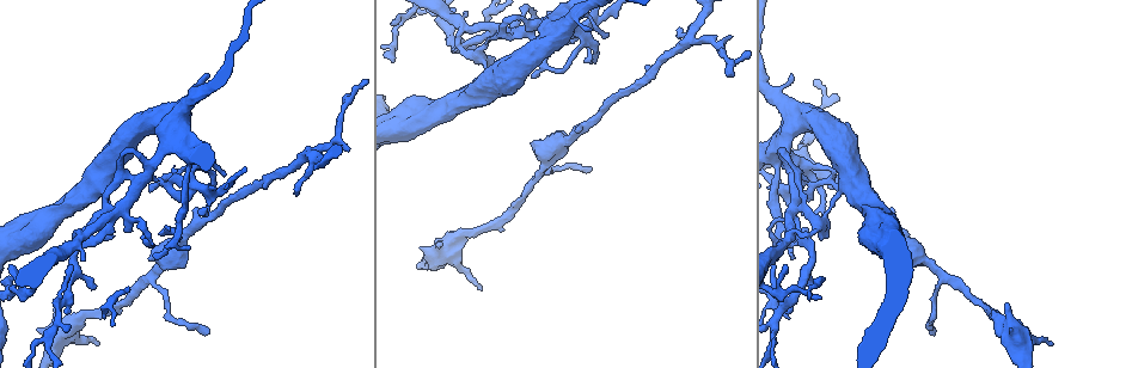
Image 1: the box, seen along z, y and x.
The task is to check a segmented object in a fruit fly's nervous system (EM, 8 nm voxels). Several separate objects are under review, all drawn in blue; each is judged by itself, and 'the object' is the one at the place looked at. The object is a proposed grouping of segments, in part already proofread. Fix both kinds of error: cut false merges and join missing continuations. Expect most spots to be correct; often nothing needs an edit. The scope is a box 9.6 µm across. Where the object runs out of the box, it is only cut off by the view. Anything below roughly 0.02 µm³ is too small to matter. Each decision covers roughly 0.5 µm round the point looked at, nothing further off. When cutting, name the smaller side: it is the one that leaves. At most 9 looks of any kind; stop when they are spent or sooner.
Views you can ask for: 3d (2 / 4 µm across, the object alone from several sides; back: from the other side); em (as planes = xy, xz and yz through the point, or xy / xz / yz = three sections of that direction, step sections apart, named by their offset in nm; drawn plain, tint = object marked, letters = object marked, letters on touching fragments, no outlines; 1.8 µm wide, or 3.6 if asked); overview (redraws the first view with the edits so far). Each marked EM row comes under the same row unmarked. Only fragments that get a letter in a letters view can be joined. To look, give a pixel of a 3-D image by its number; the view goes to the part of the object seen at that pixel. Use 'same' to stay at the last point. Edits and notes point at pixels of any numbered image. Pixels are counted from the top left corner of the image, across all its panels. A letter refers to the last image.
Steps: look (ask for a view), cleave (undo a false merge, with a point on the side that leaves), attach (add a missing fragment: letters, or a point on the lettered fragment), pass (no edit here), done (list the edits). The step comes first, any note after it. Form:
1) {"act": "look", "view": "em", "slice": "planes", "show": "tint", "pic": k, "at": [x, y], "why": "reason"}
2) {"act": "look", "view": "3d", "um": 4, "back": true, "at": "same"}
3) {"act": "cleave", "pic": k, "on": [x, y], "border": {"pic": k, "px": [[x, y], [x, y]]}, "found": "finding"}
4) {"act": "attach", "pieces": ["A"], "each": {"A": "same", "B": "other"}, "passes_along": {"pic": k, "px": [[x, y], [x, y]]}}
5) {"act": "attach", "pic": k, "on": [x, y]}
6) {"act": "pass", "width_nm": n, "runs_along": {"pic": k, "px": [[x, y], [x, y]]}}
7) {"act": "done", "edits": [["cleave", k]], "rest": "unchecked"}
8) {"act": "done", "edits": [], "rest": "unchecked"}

{"act": "look", "view": "em", "slice": "yz", "step": 8, "show": "tint", "pic": 1, "at": [791, 214], "why": "calibre changes"}

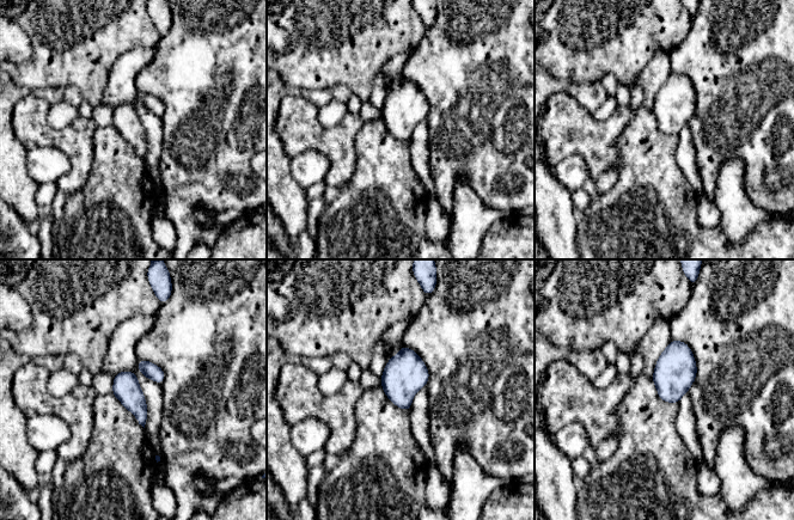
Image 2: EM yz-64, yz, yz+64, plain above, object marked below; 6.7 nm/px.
{"act": "look", "view": "em", "slice": "planes", "show": "letters", "at": "same", "why": "another direction"}

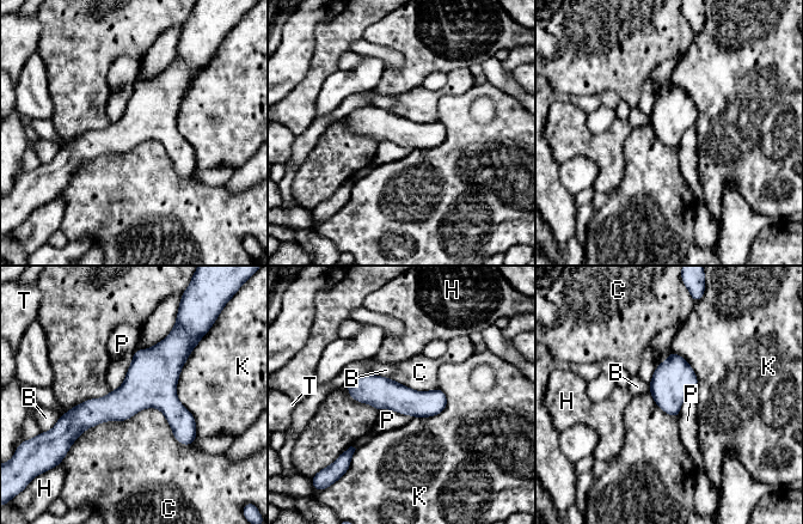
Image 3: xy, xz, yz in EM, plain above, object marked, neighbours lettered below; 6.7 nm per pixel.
{"act": "pass", "longest_contact_nm": ["C", 850], "each": {"B": "other", "C": "other", "H": "other", "K": "other", "P": "other", "T": "other"}, "runs_along": {"pic": 3, "px": [[187, 352], [123, 403], [65, 418]]}, "found": "one neuron here"}

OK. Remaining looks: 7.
{"act": "look", "view": "3d", "um": 2, "pic": 1, "at": [56, 318]}

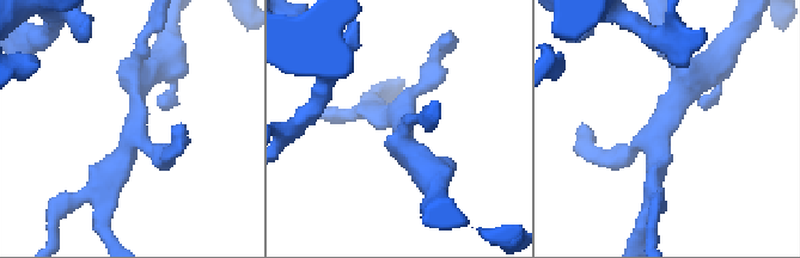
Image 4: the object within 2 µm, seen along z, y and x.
{"act": "look", "view": "em", "slice": "planes", "show": "letters", "pic": 4, "at": [660, 114], "why": "need the tissue"}

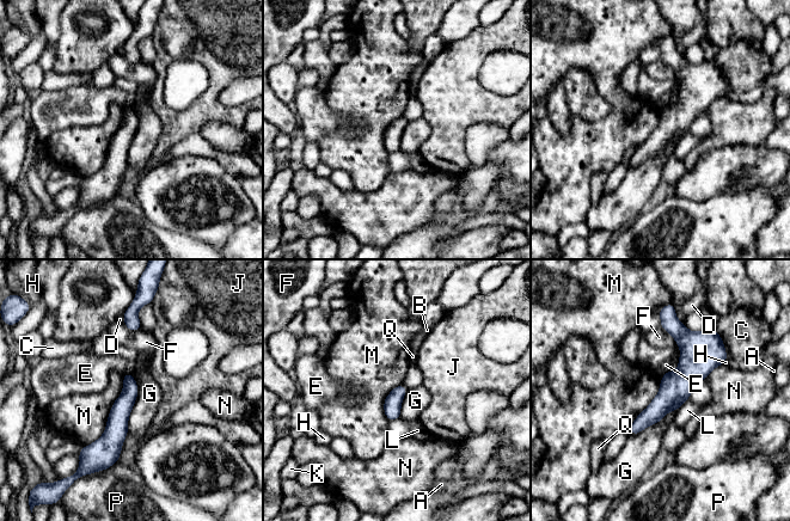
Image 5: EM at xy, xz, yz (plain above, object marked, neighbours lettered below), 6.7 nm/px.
{"act": "pass", "width_nm": 120, "each": {"A": "other", "B": "other", "C": "other", "D": "other", "E": "other", "F": "other", "G": "other", "H": "other", "J": "other", "K": "other", "L": "other", "M": "other", "N": "other", "P": "other", "Q": "other"}, "border": {"pic": 5, "px": [[123, 374], [104, 431], [84, 446]]}, "found": "all the same neuron"}

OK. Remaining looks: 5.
{"act": "look", "view": "em", "slice": "xz", "step": 4, "show": "letters", "pic": 1, "at": [10, 278], "why": "thin end"}

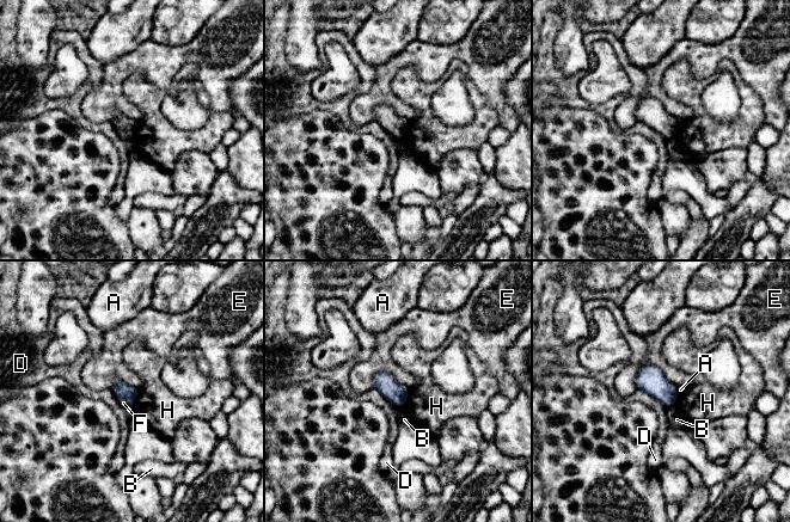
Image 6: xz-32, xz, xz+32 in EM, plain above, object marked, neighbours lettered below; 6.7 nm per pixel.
{"act": "look", "view": "em", "slice": "planes", "show": "letters", "at": "same", "why": "cut it another way"}

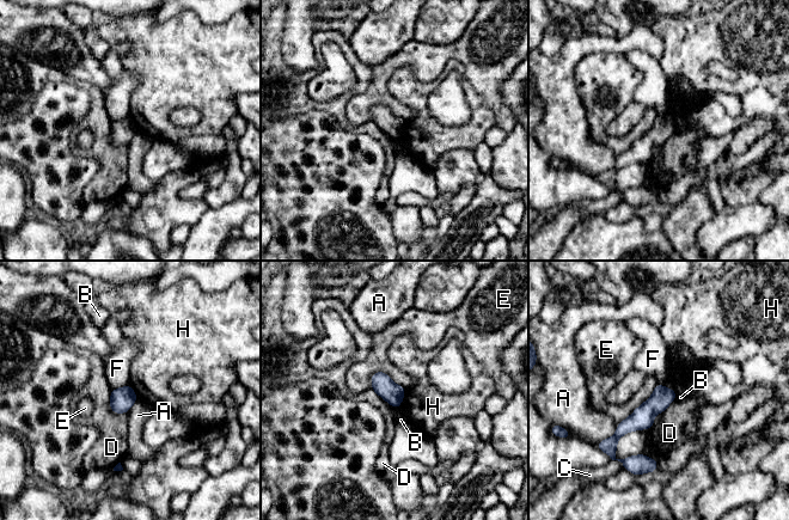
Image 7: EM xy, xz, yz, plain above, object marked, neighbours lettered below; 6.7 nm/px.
{"act": "pass", "each": {"A": "other", "B": "other", "C": "other", "D": "other", "E": "other", "F": "other", "H": "other"}, "runs_along": {"pic": 7, "px": [[673, 393], [664, 396], [609, 441]]}, "found": "no lettered fragment goes on from it"}

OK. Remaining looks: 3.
{"act": "look", "view": "3d", "um": 2, "pic": 1, "at": [730, 35], "why": "tapers out"}

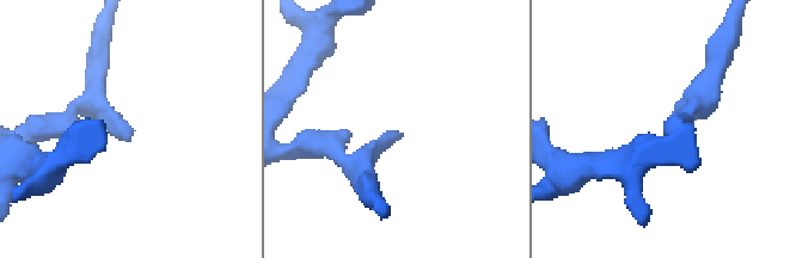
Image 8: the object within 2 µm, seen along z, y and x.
{"act": "look", "view": "em", "slice": "yz", "step": 4, "show": "letters", "pic": 8, "at": [124, 137], "why": "need the tissue"}

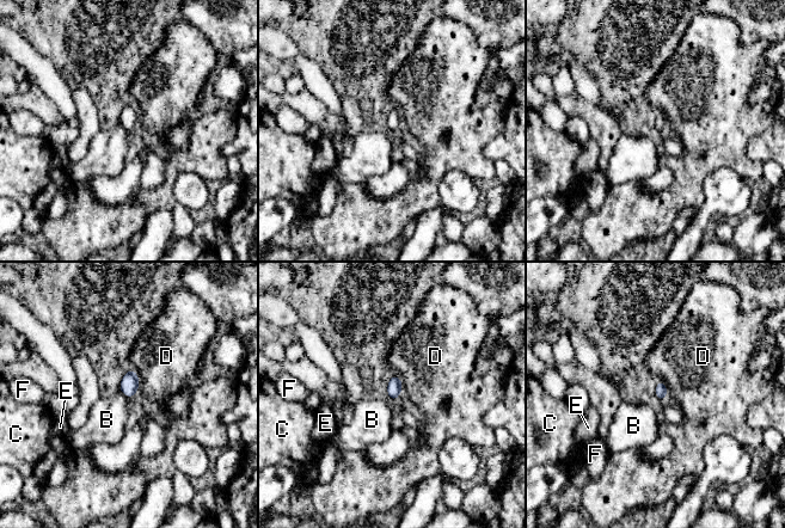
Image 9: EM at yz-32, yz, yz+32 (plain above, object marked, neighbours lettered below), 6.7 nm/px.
{"act": "look", "view": "em", "slice": "planes", "show": "letters", "at": "same", "why": "cut it another way"}

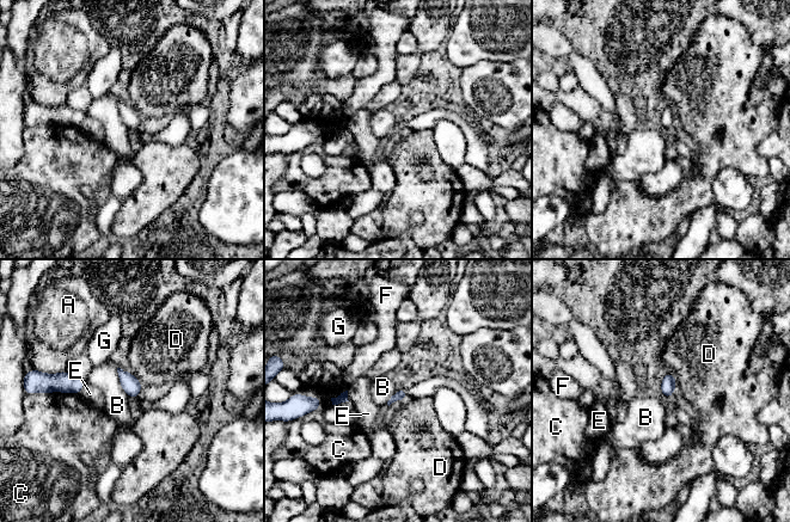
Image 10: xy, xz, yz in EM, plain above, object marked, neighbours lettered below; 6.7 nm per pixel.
{"act": "pass", "each": {"A": "other", "B": "other", "C": "other", "D": "other", "E": "other", "F": "other", "G": "other"}, "border": {"pic": 10, "px": [[116, 368], [121, 387], [132, 398]]}, "found": "no lettered fragment goes on from it"}

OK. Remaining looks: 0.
{"act": "done", "edits": [], "rest": "unchecked"}

